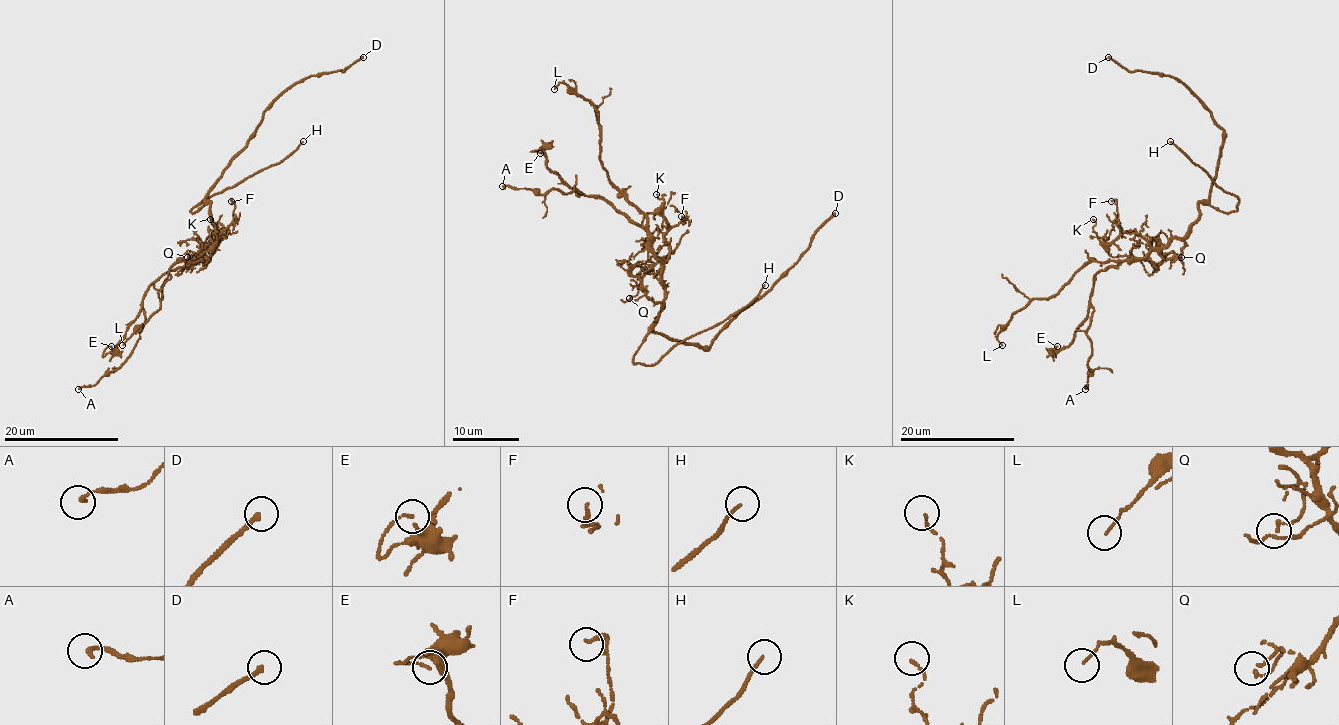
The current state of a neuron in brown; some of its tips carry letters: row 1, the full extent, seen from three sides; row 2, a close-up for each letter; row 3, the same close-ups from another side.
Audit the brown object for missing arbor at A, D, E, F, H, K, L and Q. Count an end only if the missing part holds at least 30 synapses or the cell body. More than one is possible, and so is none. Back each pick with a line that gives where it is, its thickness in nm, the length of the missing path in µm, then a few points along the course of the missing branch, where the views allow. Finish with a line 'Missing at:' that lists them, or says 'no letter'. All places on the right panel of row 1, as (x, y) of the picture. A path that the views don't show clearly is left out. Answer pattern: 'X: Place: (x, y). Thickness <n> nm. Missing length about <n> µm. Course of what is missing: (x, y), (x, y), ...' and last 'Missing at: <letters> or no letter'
D: Place: (1108, 57). Thickness 220 nm. Missing length about 40 µm
H: Place: (1170, 141). Thickness 130 nm. Missing length about 4 µm. Course of what is missing: (1170, 141), (1158, 138), (1156, 133)
Missing at: D, H

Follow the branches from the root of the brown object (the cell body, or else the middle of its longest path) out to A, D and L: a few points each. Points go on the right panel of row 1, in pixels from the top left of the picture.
A: (1191, 224), (1183, 237), (1095, 274), (1090, 297), (1094, 312), (1087, 330), (1093, 370), (1085, 389)
D: (1191, 224), (1198, 204), (1209, 197), (1223, 131), (1183, 83), (1127, 71), (1108, 57)
L: (1191, 224), (1183, 237), (1141, 259), (1087, 262), (1055, 294), (1017, 310), (997, 337), (1002, 345)

